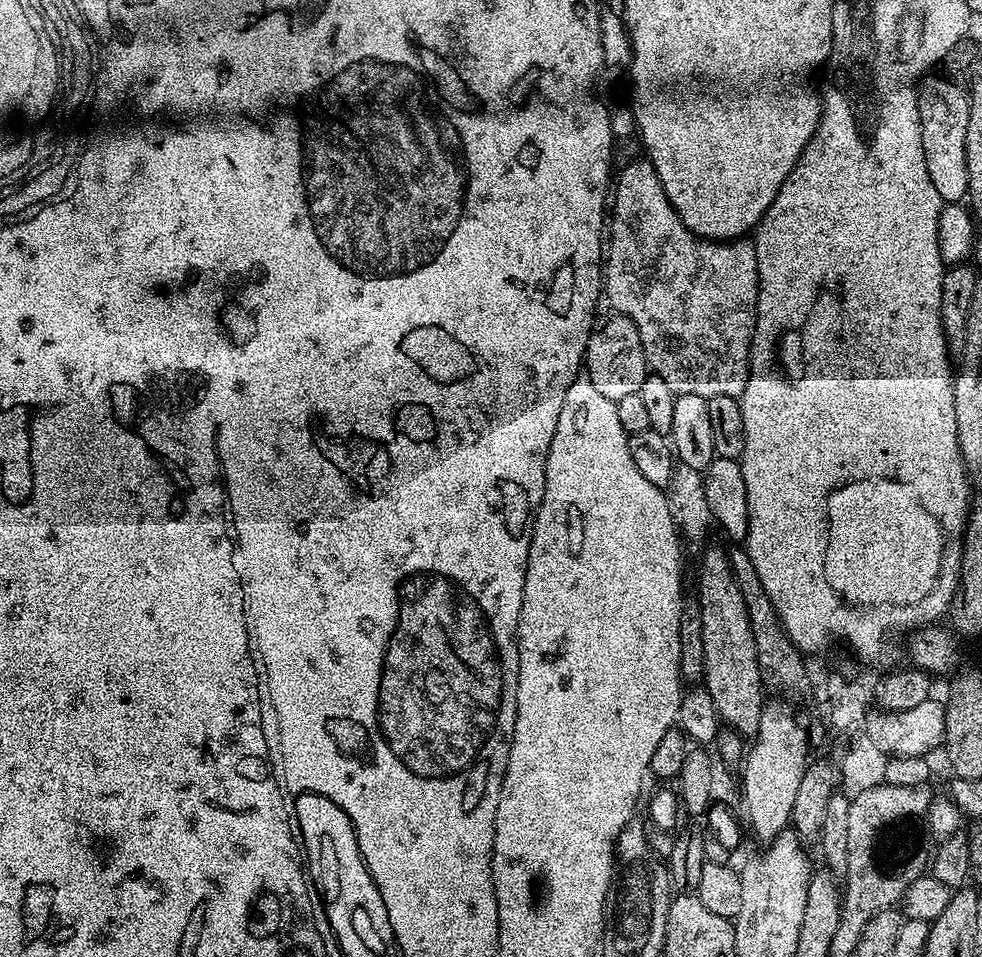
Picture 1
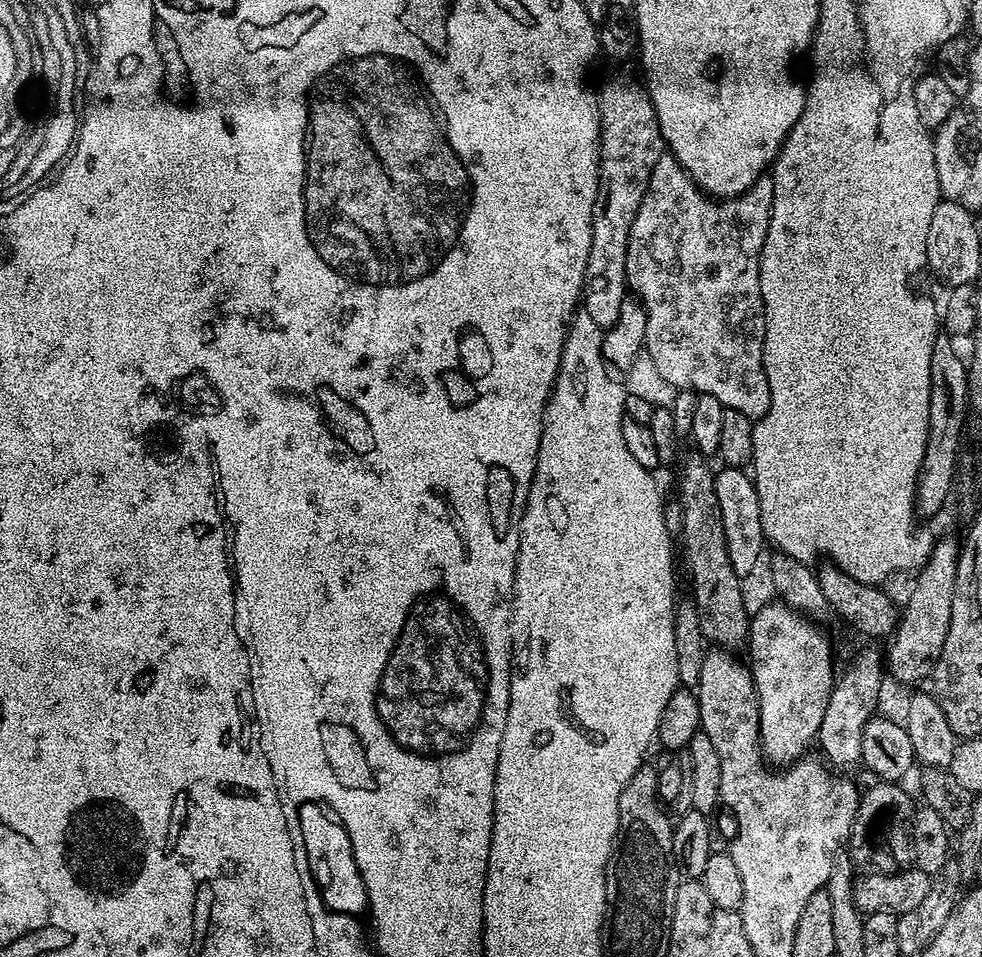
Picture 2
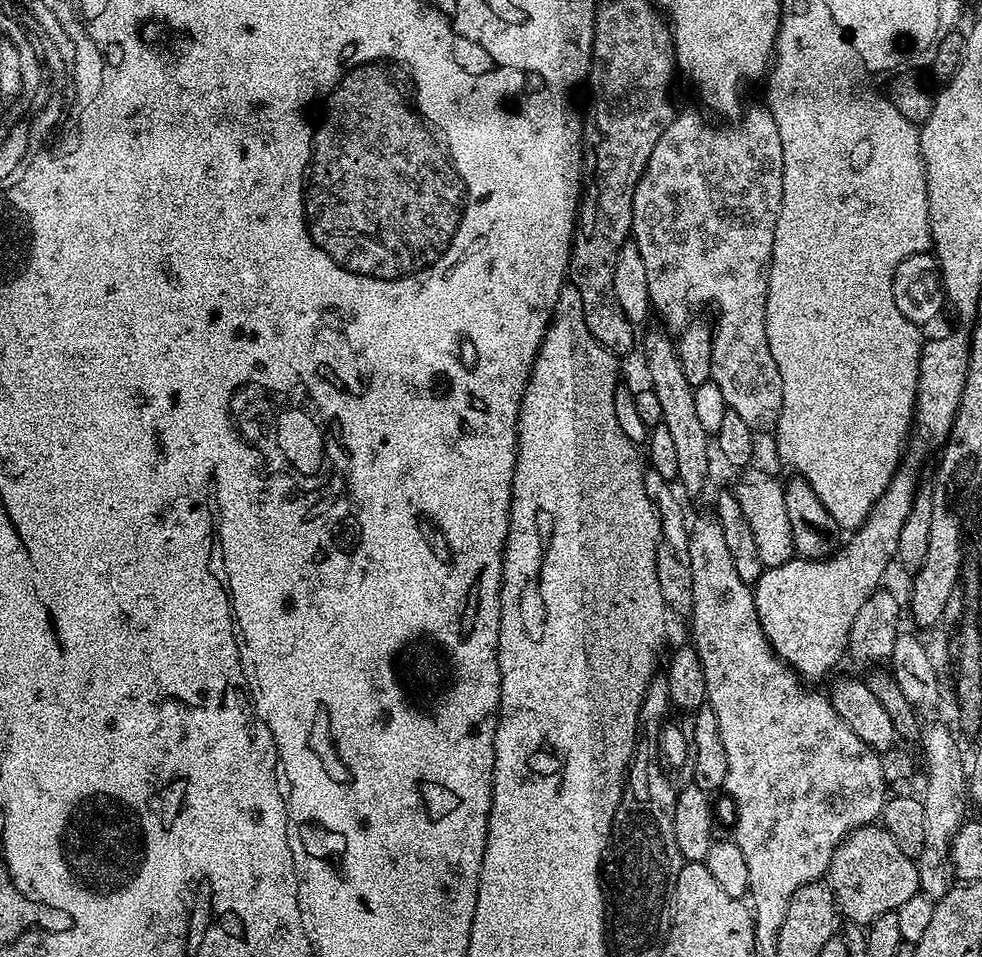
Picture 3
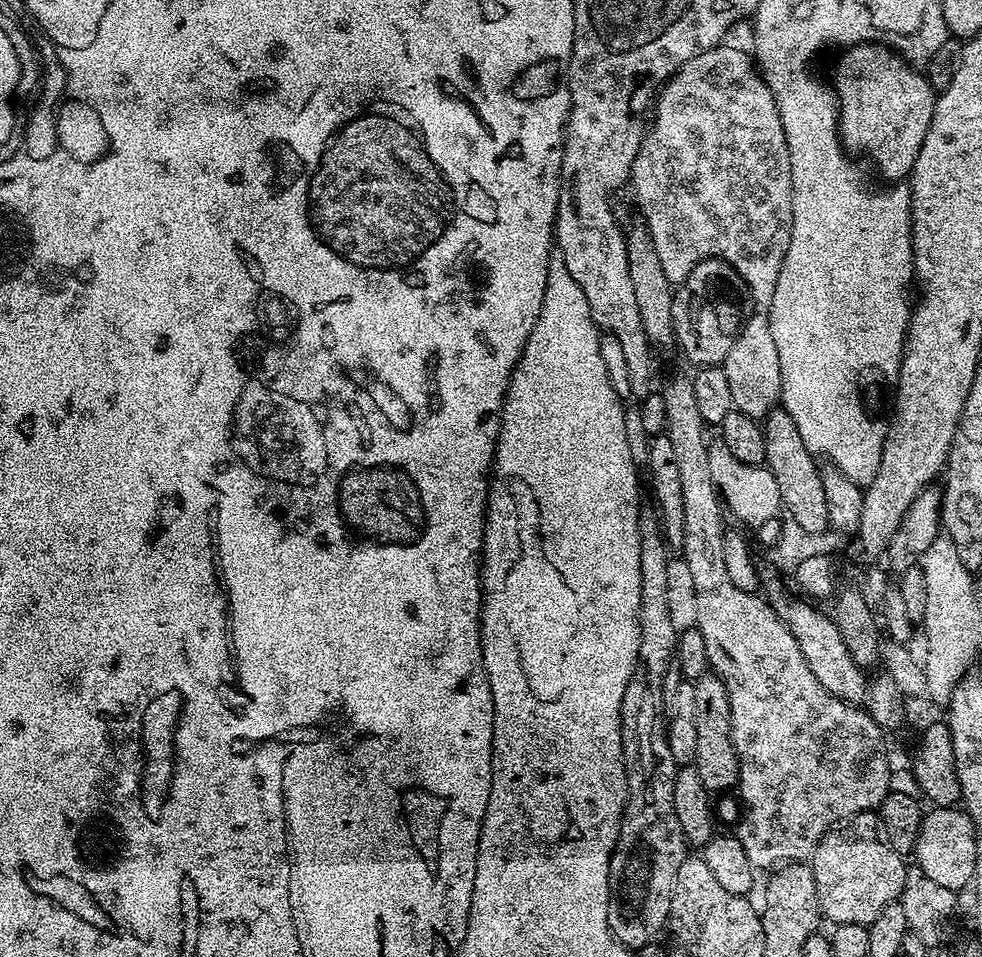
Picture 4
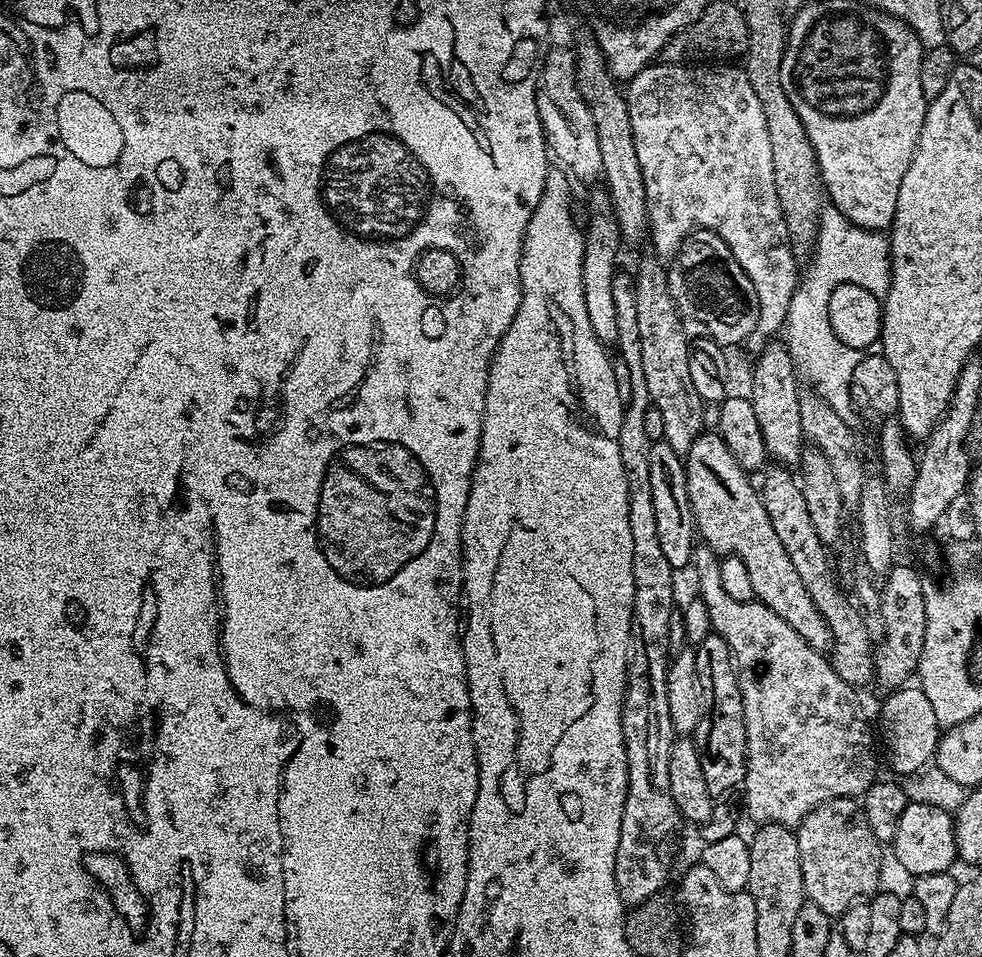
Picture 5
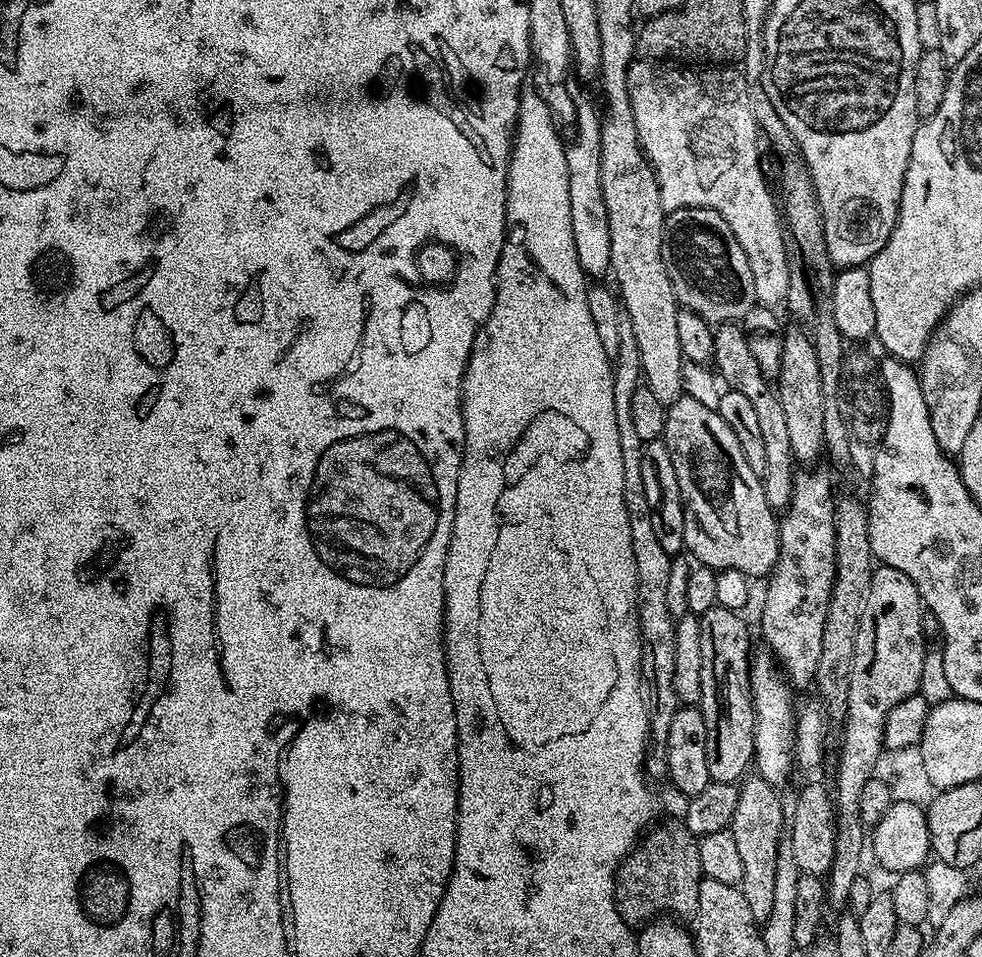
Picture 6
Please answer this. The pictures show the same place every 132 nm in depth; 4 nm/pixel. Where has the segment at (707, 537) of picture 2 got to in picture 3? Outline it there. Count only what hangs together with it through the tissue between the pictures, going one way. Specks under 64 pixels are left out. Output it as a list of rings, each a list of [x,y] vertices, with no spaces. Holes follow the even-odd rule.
[[[657,326],[642,336],[642,351],[645,354],[652,389],[654,394],[658,394],[658,402],[662,405],[663,424],[666,426],[666,430],[670,430],[670,438],[674,441],[674,450],[678,457],[676,480],[686,491],[700,492],[708,480],[710,434],[706,430],[702,430],[700,425],[694,407],[694,387],[686,382],[682,363],[679,362],[677,345],[663,327]]]

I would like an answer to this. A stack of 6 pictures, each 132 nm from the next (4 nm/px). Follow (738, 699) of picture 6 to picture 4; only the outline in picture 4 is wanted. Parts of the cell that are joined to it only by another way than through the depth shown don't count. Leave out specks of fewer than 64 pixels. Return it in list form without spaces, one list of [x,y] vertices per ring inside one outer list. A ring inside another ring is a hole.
[[[709,670],[694,681],[694,715],[698,729],[698,750],[694,767],[702,786],[710,794],[724,792],[727,788],[735,789],[740,783],[740,763],[732,741],[730,726],[730,698],[722,678]]]

